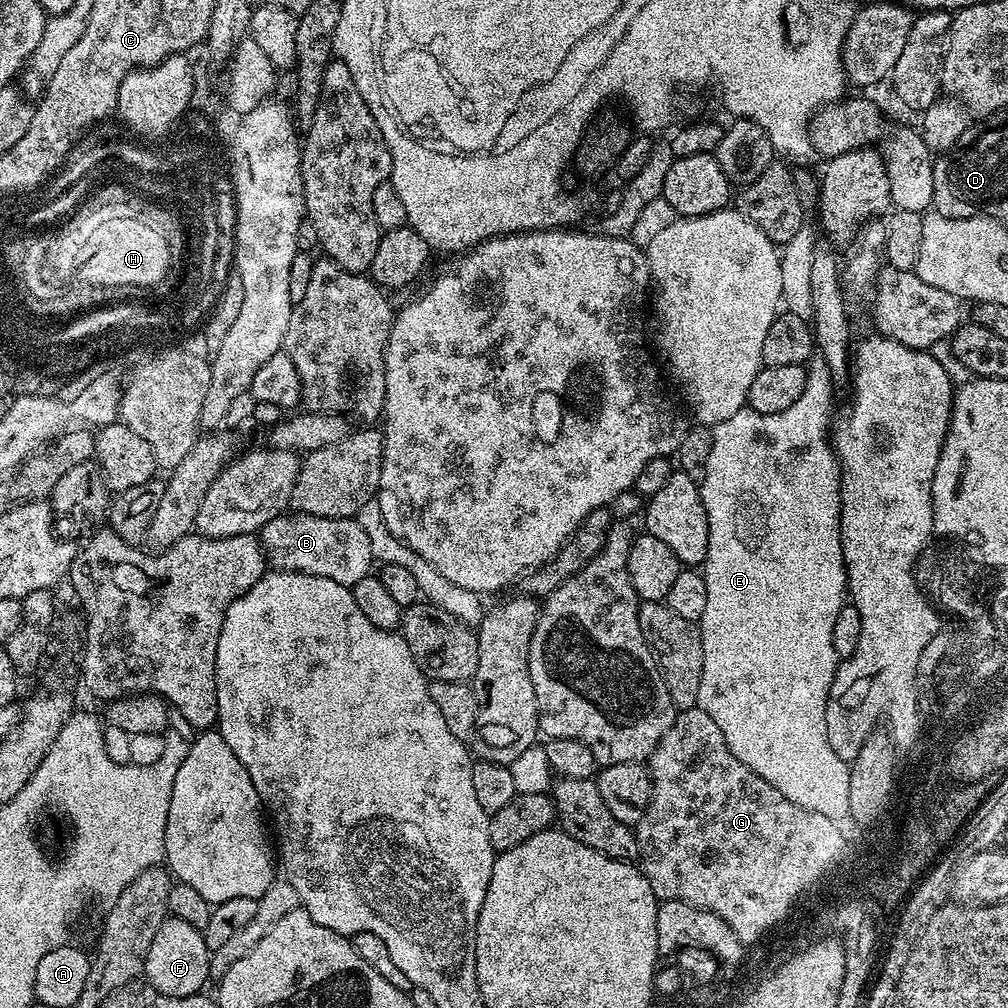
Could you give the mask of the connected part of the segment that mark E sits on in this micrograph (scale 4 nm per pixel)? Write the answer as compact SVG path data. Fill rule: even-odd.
M819 354L813 355L808 361L806 371L808 373L806 386L798 402L794 402L794 406L786 406L786 410L778 414L758 414L753 408L745 406L738 410L738 414L734 414L734 418L726 418L726 422L718 422L712 428L710 458L706 462L704 479L699 481L702 506L706 506L706 518L710 526L710 546L708 557L702 565L702 575L706 582L706 611L698 621L702 638L702 686L698 686L698 707L706 714L710 714L710 718L714 718L734 758L750 766L754 774L766 778L766 782L777 788L786 800L806 810L826 814L826 818L831 820L839 821L840 816L842 818L848 816L850 774L849 765L842 758L838 758L838 754L834 754L828 741L826 702L838 663L832 645L834 622L838 618L838 610L842 610L846 602L848 575L840 541L840 466L836 462L836 454L830 439L830 421L833 419L832 391L834 391L832 375Z

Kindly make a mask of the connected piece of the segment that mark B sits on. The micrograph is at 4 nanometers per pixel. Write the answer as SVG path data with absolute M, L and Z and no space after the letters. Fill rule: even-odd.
M281 514L260 528L258 539L265 561L277 572L301 572L351 586L374 568L370 538L366 538L366 530L356 518Z

